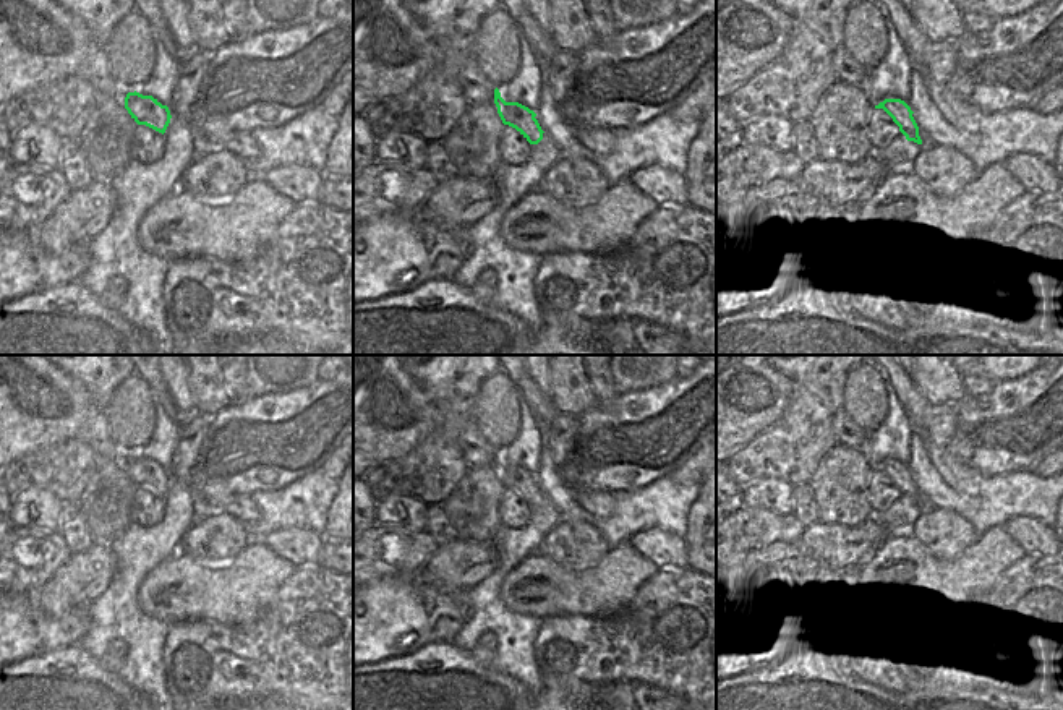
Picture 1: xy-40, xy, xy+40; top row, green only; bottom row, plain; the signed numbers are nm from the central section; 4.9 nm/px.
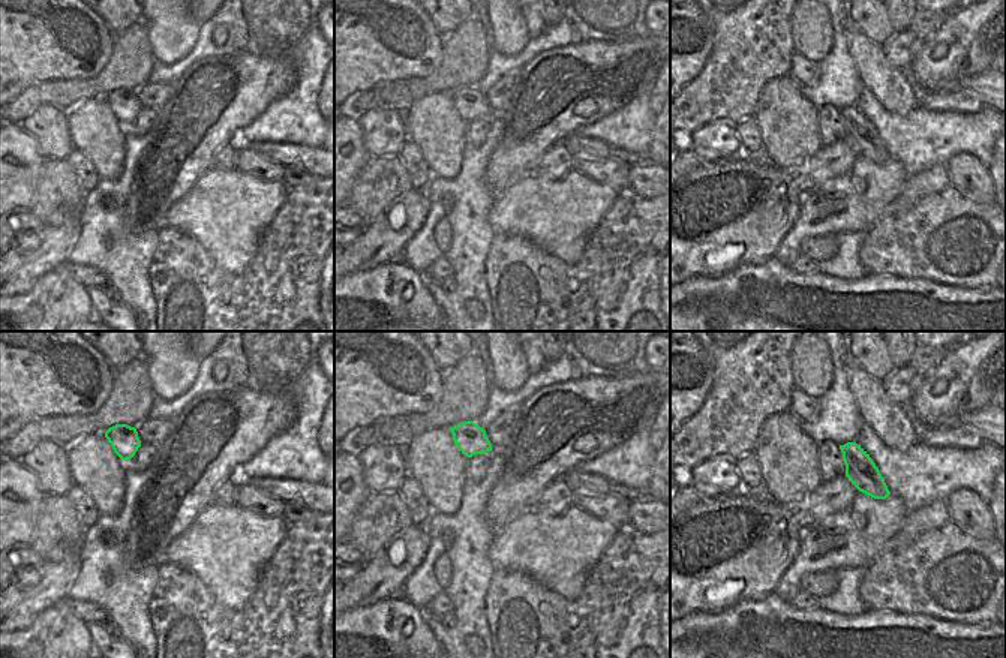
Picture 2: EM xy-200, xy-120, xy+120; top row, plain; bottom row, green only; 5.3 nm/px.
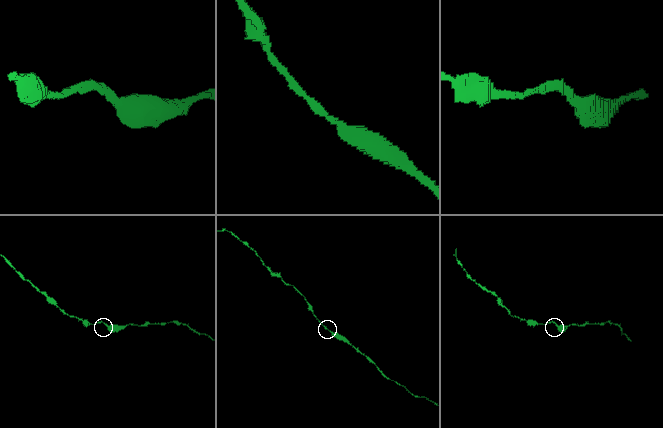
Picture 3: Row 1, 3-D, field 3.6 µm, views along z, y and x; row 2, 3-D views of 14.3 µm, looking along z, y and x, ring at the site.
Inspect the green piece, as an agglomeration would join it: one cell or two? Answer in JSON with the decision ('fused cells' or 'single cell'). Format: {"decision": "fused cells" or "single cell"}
{"decision": "single cell"}

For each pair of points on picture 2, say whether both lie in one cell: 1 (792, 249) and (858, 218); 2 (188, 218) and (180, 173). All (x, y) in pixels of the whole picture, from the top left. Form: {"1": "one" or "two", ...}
{"1": "one", "2": "two"}

